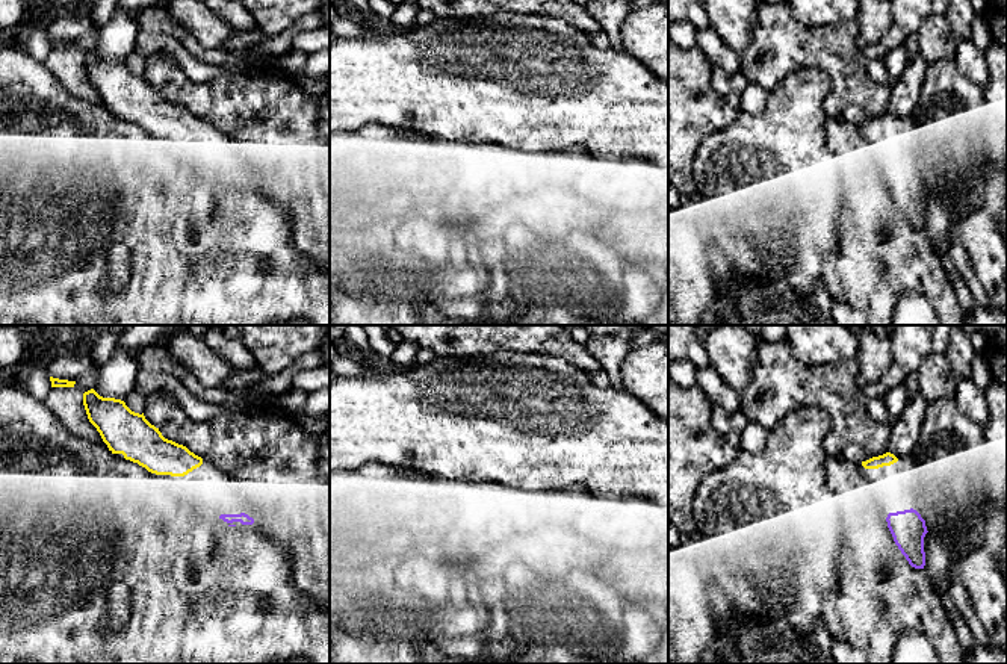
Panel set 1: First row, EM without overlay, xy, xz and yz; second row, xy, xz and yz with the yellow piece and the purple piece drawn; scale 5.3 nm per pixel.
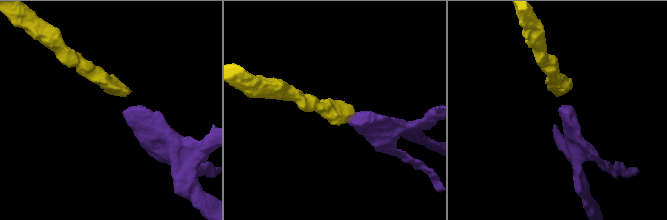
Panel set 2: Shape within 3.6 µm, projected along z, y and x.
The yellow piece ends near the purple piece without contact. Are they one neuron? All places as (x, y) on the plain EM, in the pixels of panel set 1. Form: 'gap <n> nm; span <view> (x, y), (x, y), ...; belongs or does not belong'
gap 240 nm; span yz (877, 129), (889, 174); belongs

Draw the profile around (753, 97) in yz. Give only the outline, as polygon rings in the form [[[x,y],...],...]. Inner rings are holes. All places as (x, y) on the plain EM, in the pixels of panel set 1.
[[[748,83],[739,95],[739,112],[745,112],[750,115],[759,115],[762,112],[767,101],[767,91],[764,91],[759,85]]]

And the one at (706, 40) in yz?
[[[711,27],[696,32],[696,47],[708,57],[708,61],[723,70],[727,76],[739,71],[739,54],[727,47]]]

